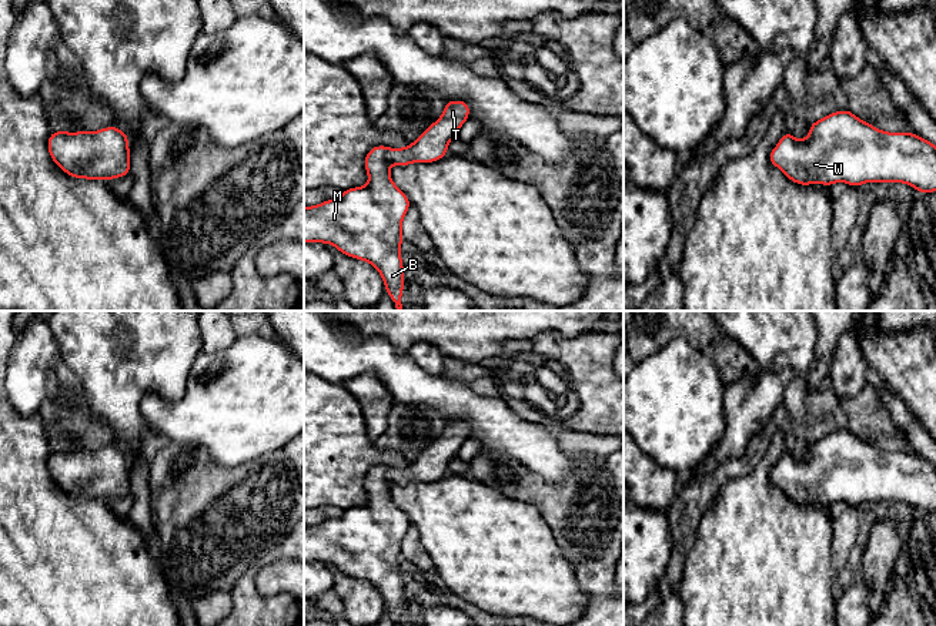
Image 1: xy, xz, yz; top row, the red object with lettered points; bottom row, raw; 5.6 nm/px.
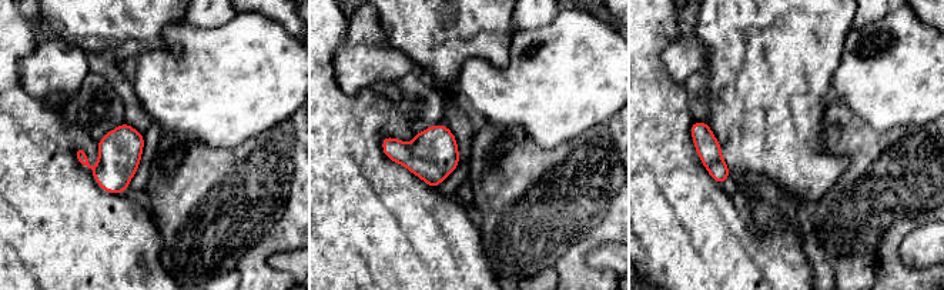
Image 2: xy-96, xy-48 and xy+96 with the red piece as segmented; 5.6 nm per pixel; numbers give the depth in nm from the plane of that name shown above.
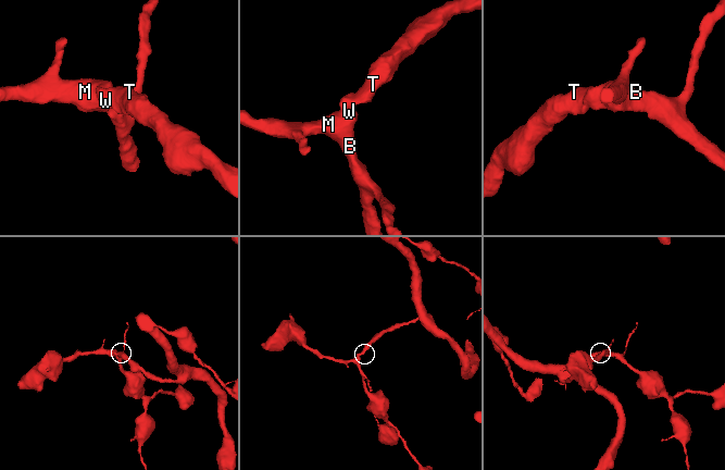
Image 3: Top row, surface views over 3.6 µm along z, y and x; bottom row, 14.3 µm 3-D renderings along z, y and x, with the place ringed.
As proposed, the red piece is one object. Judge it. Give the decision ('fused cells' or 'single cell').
single cell

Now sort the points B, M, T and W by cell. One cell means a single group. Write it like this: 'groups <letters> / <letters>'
groups B M T W

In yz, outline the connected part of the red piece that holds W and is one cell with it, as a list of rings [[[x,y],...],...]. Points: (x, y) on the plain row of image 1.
[[[849,429],[812,442],[805,459],[785,451],[769,481],[799,505],[905,502],[919,513],[936,510],[933,462],[915,452],[882,451]]]

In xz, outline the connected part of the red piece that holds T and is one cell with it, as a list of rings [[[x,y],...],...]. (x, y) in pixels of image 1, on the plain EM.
[[[445,419],[442,435],[405,468],[372,466],[364,479],[368,503],[342,510],[335,519],[304,526],[304,562],[332,563],[341,573],[368,580],[381,593],[385,612],[402,626],[402,539],[410,518],[392,502],[390,485],[435,482],[469,436],[465,419]]]

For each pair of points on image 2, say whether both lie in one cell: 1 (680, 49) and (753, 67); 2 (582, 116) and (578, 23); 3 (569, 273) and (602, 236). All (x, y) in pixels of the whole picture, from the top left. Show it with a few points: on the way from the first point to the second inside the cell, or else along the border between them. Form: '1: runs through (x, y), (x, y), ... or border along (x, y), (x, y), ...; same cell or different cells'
1: border along (695, 24), (695, 39), (706, 50), (703, 72); different cells
2: runs through (578, 93), (578, 46); same cell
3: runs through (572, 262), (591, 242); same cell

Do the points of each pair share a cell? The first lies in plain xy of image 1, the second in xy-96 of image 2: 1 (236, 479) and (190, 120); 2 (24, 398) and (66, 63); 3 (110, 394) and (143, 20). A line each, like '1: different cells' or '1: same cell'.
1: different cells
2: same cell
3: same cell

